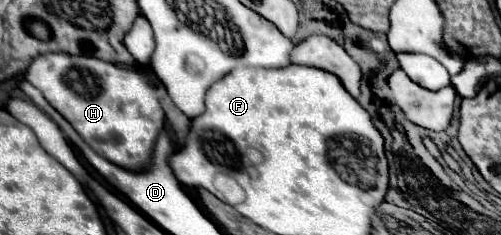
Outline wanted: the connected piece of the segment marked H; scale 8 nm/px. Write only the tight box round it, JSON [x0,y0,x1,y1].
[25,52,165,166]

